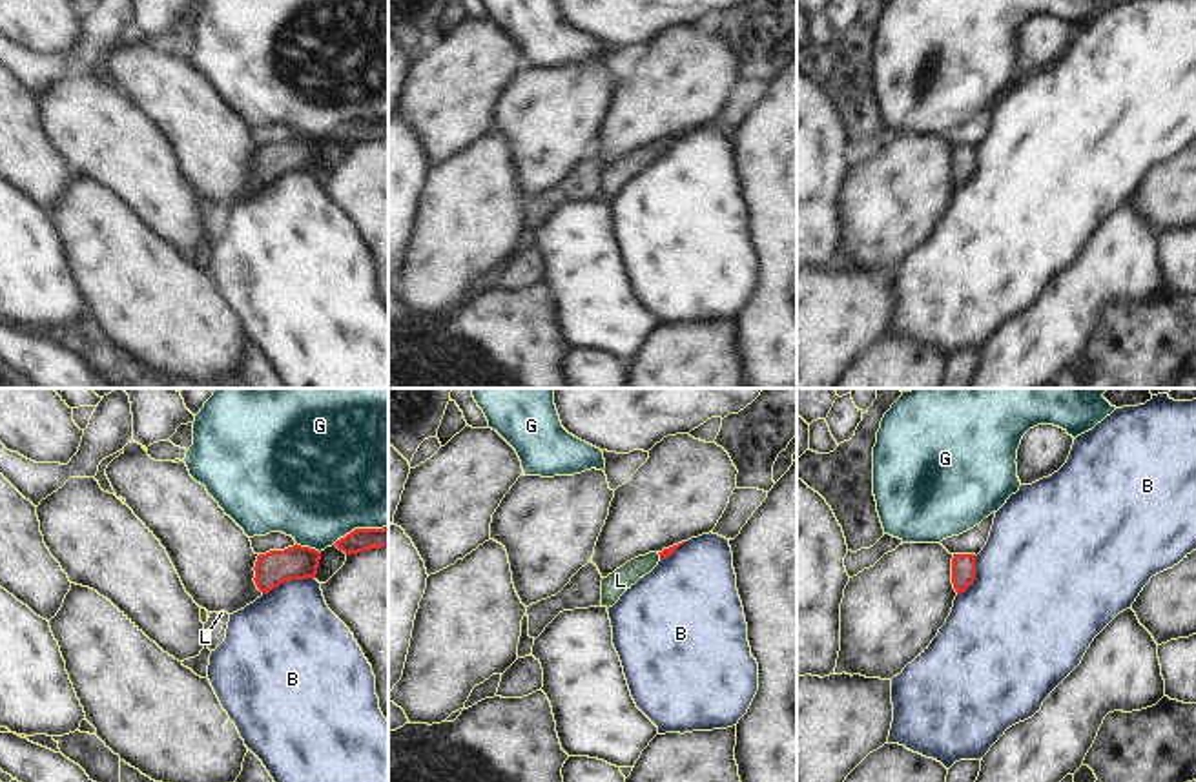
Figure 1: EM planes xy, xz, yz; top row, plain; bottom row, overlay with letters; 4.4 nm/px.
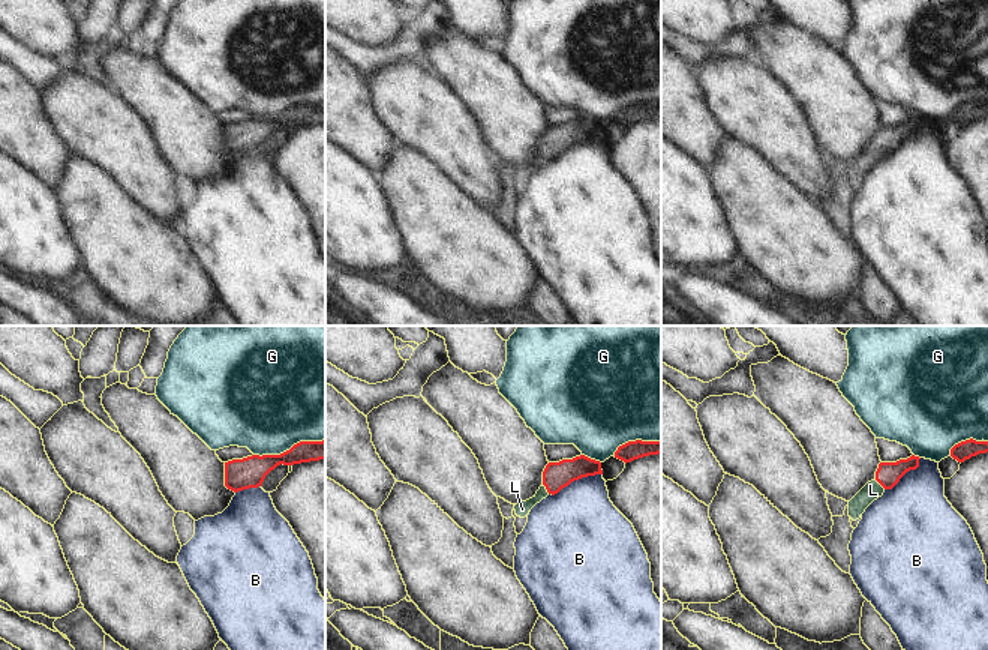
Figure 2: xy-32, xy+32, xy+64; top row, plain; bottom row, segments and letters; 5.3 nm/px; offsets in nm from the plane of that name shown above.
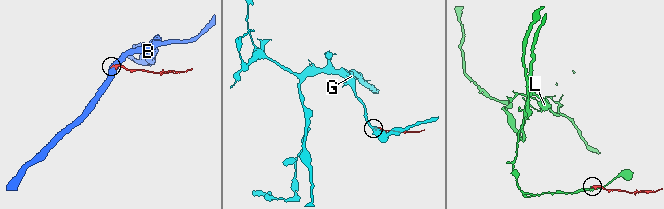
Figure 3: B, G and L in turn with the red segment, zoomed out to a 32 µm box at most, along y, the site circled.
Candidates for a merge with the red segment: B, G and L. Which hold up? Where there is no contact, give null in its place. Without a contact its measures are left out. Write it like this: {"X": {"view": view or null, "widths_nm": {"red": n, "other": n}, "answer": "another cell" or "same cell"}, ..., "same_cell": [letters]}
{"B": {"view": "xy", "widths_nm": {"red": 150, "other": 440}, "answer": "another cell"}, "G": {"view": "xy", "widths_nm": {"red": 150, "other": 460}, "answer": "another cell"}, "L": {"view": "xz", "widths_nm": {"red": 50, "other": 100}, "answer": "same cell"}, "same_cell": ["L"]}

